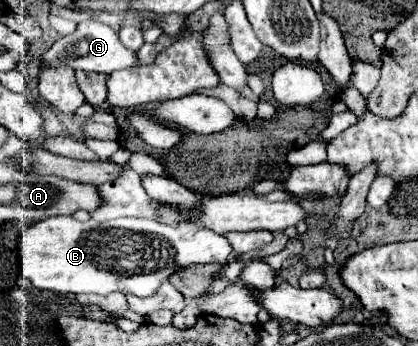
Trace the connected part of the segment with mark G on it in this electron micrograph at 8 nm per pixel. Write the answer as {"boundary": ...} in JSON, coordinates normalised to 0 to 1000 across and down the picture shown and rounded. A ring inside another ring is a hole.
{"boundary":[[[206,55],[196,61],[182,90],[163,107],[144,107],[105,159],[100,159],[100,176],[120,182],[120,188],[163,188],[172,199],[196,199],[196,205],[225,205],[225,211],[268,211],[268,205],[282,205],[282,199],[306,199],[306,194],[325,194],[335,188],[330,182],[330,159],[325,147],[311,147],[301,136],[292,136],[292,118],[287,118],[287,101],[239,66],[239,61],[225,61],[225,55]]]}

